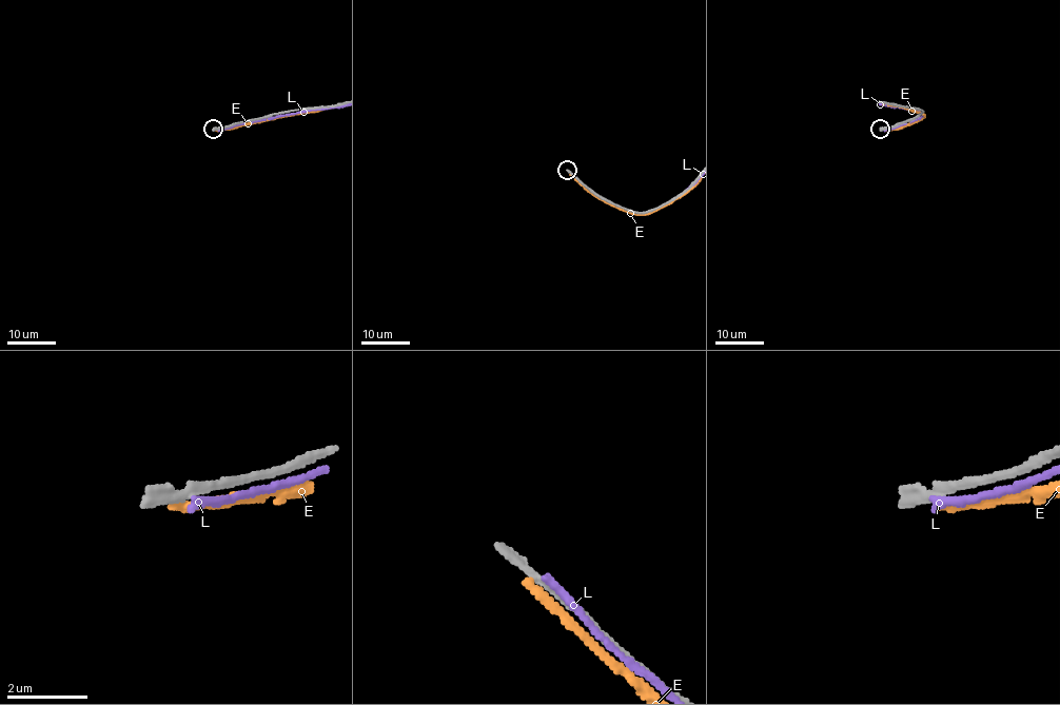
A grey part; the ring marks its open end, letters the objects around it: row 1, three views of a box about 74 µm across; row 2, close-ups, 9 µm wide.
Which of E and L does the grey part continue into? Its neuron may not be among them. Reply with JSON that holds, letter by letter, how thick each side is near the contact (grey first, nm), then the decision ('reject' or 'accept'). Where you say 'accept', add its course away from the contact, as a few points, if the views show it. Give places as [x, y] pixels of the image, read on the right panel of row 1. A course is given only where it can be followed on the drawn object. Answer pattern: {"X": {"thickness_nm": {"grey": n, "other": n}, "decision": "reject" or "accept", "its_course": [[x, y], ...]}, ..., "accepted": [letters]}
{"E": {"thickness_nm": {"grey": 220, "other": 200}, "decision": "reject"}, "L": {"thickness_nm": {"grey": 200, "other": 200}, "decision": "reject"}, "accepted": []}

